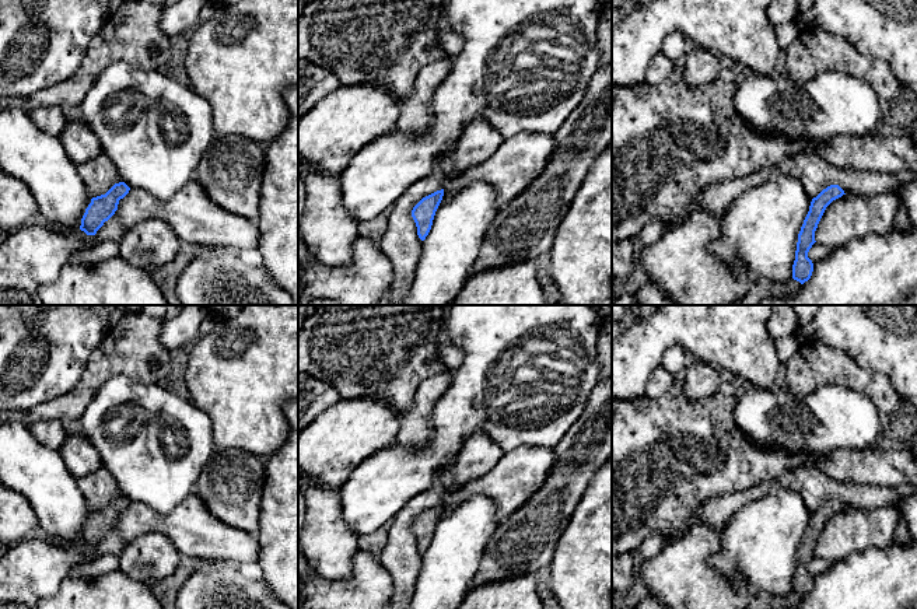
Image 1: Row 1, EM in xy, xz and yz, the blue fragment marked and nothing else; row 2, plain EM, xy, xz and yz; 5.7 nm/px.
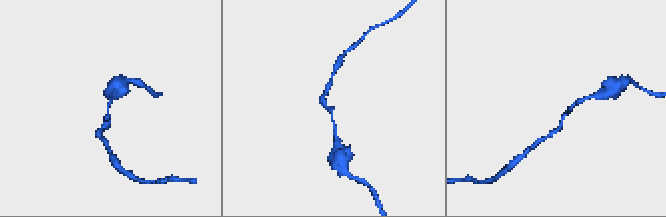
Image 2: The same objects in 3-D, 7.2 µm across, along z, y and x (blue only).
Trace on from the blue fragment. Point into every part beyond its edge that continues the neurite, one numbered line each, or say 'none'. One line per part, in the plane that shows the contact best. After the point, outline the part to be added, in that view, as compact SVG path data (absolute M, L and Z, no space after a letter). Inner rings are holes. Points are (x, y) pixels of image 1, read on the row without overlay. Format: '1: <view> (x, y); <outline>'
none

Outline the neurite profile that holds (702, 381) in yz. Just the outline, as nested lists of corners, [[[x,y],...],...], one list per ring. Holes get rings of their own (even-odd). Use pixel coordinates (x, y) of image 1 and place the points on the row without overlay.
[[[697,361],[686,368],[683,391],[689,400],[699,402],[727,386],[725,375],[713,365]]]

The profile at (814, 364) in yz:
[[[816,342],[799,343],[785,364],[785,384],[799,398],[823,384],[844,386],[862,392],[881,413],[897,417],[906,412],[889,377],[861,368],[837,347]]]

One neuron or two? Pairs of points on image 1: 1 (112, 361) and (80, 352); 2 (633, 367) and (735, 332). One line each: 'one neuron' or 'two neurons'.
1: two neurons
2: one neuron

